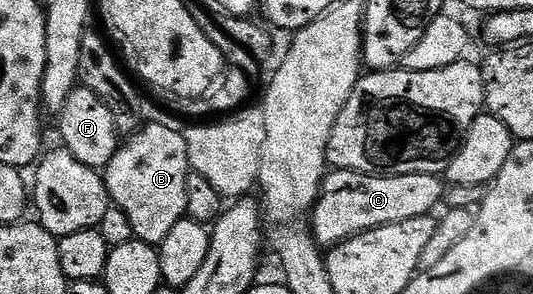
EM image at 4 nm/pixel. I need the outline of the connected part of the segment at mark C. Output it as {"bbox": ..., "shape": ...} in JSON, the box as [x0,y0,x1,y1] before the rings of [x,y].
{"bbox":[312,169,447,248],"shape":[[[331,169],[322,181],[322,193],[312,211],[313,236],[319,247],[333,248],[365,230],[412,220],[425,214],[433,215],[434,209],[443,205],[447,189],[447,183],[437,174],[361,174],[355,170]]]}

